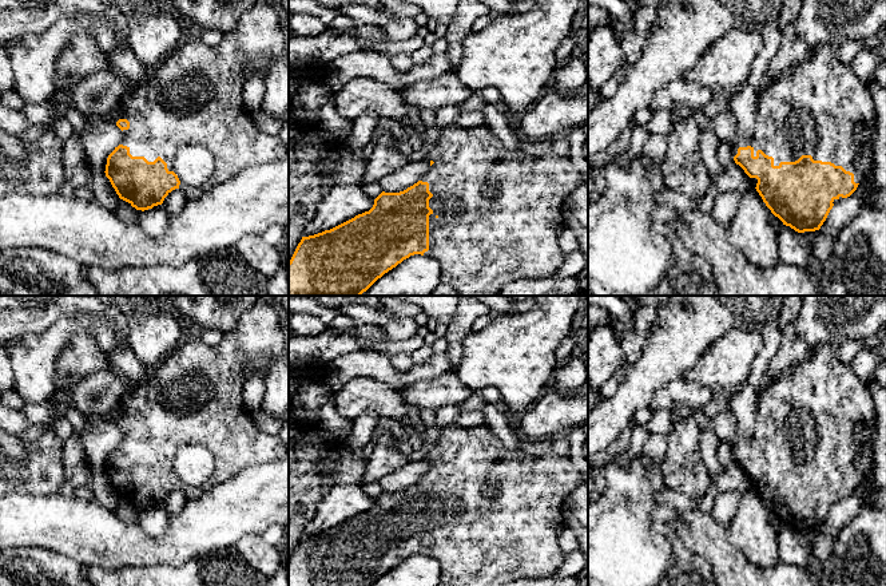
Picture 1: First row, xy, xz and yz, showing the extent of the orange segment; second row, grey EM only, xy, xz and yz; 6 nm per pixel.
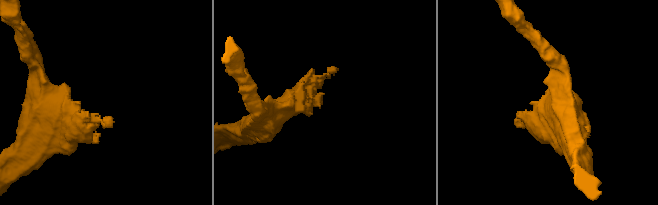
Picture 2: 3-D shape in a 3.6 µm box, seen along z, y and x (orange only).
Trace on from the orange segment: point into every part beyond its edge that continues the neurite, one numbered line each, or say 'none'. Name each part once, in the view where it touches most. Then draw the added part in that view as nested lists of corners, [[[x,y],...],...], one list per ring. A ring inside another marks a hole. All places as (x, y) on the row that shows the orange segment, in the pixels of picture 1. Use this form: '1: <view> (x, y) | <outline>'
1: yz (813, 109) | [[[835,44],[818,47],[798,66],[784,70],[770,83],[758,102],[752,136],[744,136],[738,128],[736,119],[728,112],[711,119],[708,128],[719,140],[731,144],[734,157],[739,147],[747,146],[754,149],[754,157],[758,150],[772,157],[774,166],[811,155],[814,161],[842,166],[854,174],[855,183],[861,183],[862,174],[854,166],[859,157],[855,127],[875,123],[875,103],[869,84],[854,72],[850,63],[839,59],[838,50],[839,45]]]

